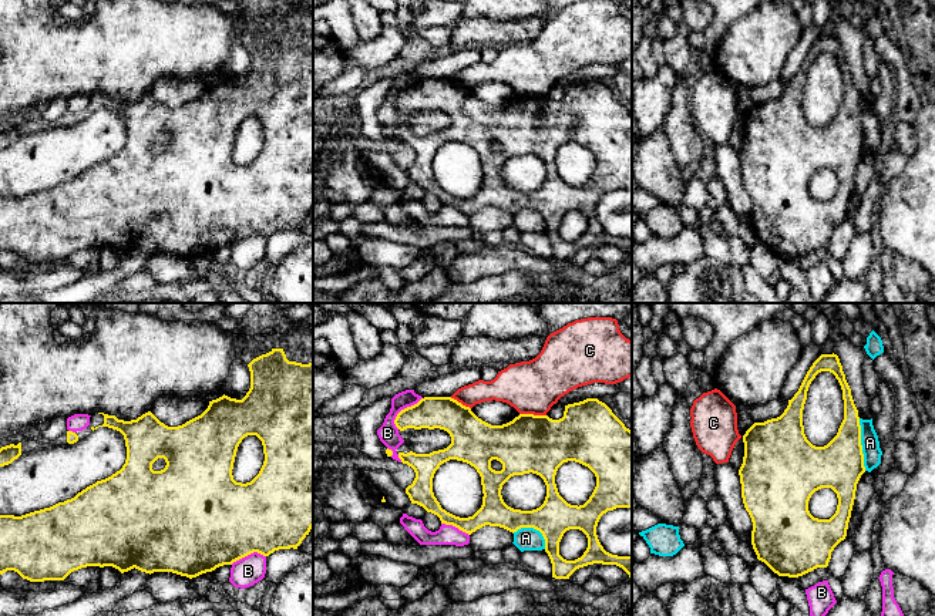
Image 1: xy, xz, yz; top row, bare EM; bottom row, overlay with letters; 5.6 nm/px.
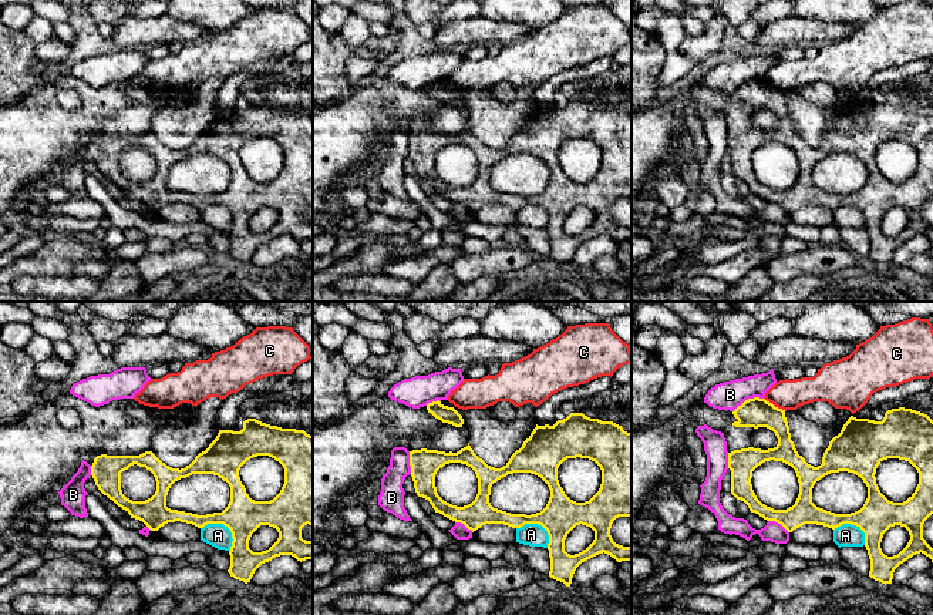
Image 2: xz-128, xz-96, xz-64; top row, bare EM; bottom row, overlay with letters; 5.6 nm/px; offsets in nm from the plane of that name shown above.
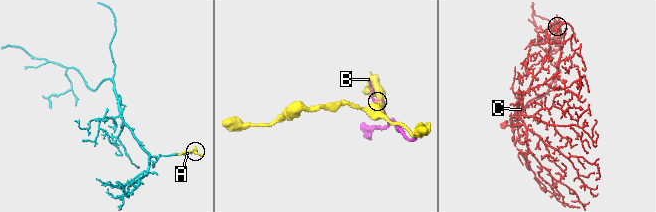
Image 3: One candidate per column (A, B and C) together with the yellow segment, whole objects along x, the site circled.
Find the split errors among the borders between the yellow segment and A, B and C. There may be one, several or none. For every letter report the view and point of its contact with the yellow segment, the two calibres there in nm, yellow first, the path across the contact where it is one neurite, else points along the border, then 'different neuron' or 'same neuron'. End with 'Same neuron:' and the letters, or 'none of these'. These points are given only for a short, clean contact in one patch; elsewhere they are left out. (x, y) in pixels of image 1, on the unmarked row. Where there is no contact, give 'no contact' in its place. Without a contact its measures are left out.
A: yz (860, 125) | 280/100 nm | different neuron
B: xz (402, 91) | 190/110 nm | different neuron
C: xz (532, 96) | 320/300 nm | different neuron
Same neuron: none of these

